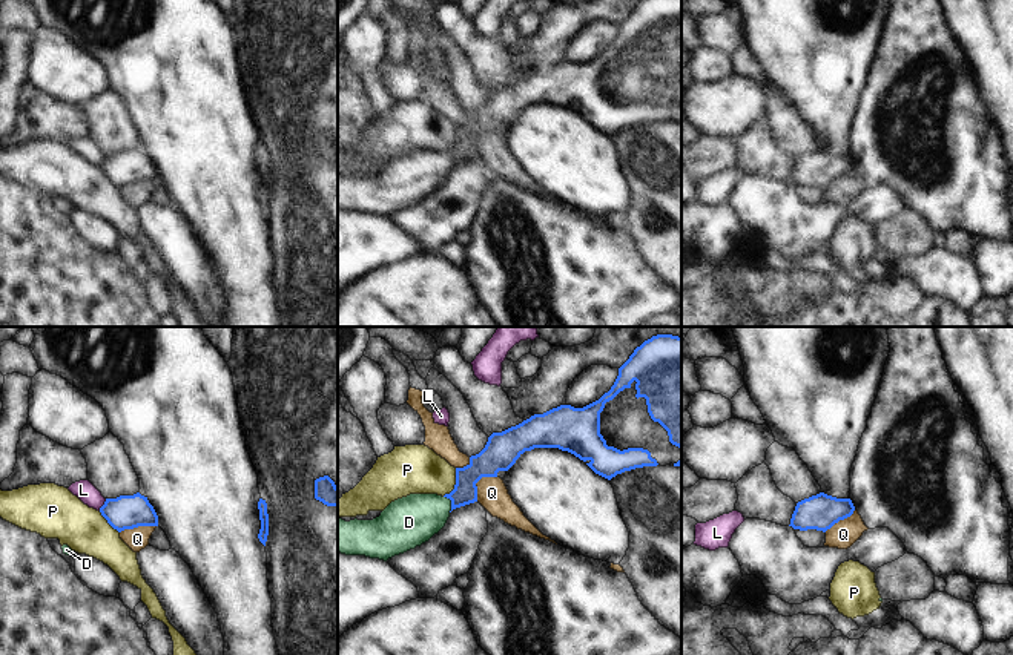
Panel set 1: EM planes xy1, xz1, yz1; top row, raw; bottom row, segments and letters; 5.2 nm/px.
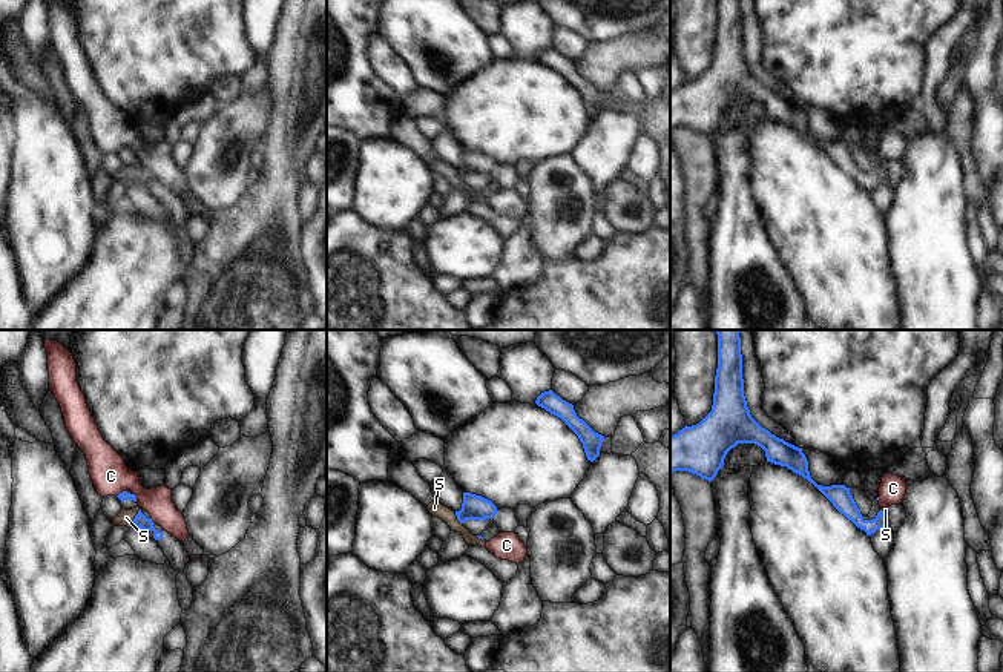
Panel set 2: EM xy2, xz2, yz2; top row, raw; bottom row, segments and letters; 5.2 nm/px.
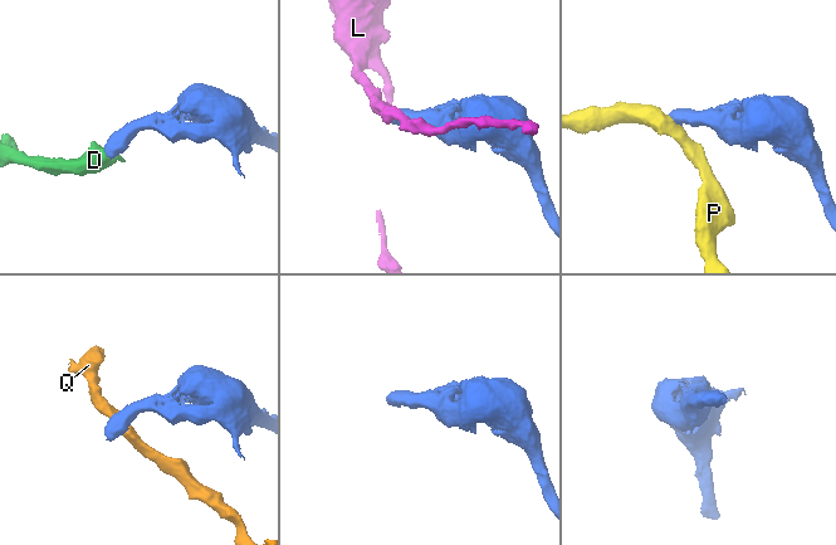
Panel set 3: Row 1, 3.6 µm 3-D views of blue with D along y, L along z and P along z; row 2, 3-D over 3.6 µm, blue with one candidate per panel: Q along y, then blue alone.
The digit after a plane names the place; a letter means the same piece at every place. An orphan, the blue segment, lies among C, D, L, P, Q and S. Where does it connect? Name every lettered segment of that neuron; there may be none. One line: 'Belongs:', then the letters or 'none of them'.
Belongs: D

